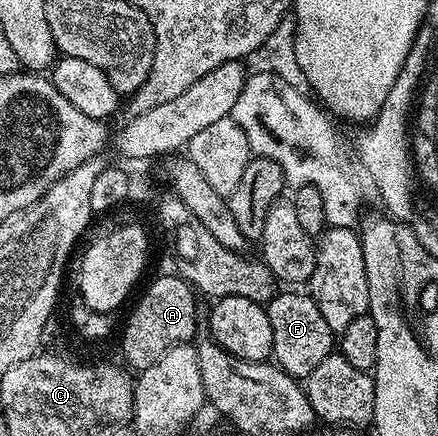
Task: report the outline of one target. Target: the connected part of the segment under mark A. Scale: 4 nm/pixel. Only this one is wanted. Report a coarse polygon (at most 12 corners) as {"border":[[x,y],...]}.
{"border":[[176,273],[136,296],[121,355],[138,372],[197,331],[198,299]]}

